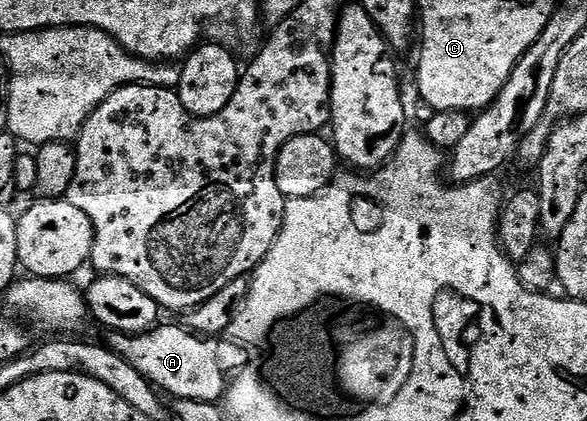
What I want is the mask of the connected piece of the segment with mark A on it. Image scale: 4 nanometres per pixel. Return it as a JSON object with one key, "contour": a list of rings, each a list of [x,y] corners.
{"contour":[[[157,325],[155,330],[147,330],[145,334],[113,333],[110,345],[127,362],[134,364],[134,368],[142,372],[157,391],[172,394],[173,399],[219,403],[226,393],[226,377],[213,343],[183,325],[164,325]]]}

